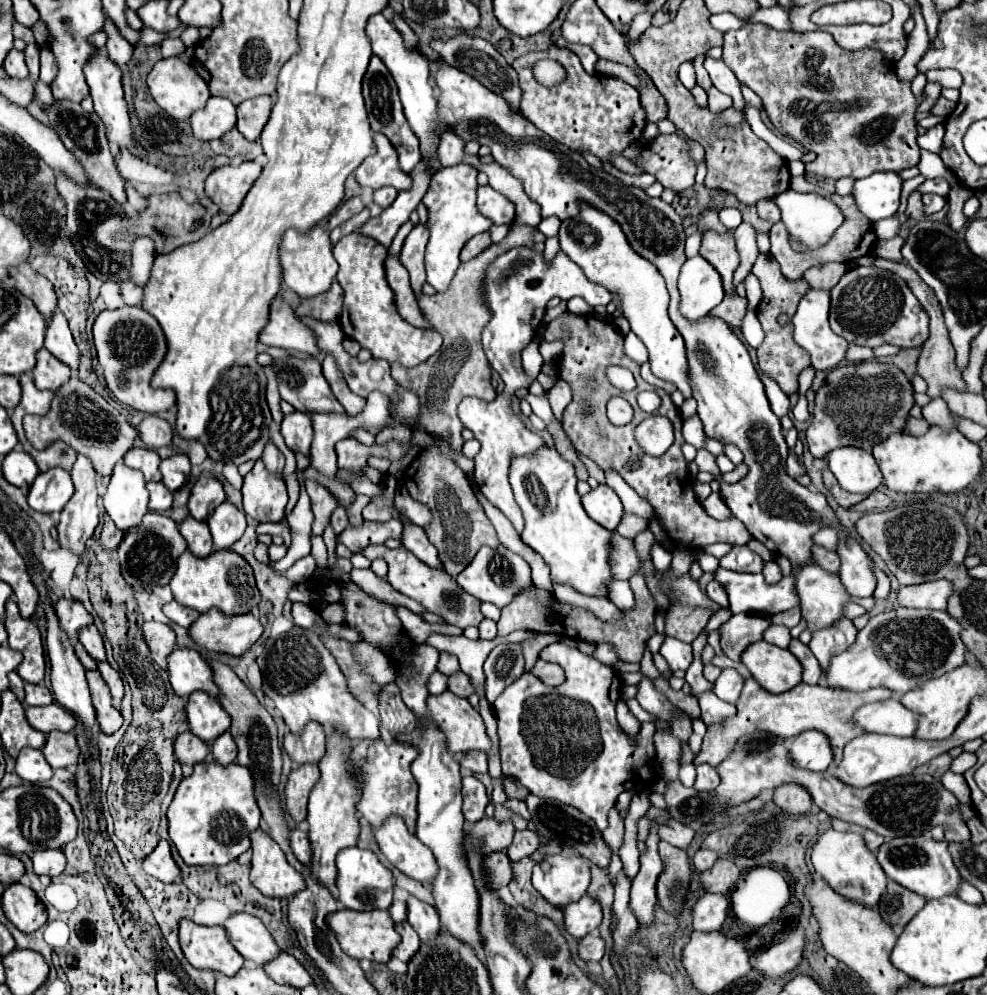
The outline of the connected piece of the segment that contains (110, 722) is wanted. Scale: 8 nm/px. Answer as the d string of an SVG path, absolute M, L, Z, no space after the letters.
M88 670L86 678L88 678L88 686L90 686L92 702L94 702L94 708L96 708L96 718L98 718L100 730L104 734L114 734L122 726L122 716L112 706L108 686L104 686L104 680L100 678L98 670Z

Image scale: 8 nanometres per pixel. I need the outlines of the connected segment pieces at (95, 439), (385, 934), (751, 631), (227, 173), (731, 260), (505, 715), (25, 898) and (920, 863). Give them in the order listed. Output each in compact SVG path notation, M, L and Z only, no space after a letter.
M76 374L54 394L52 408L44 418L24 416L24 432L36 450L44 450L56 440L66 442L76 454L90 458L98 476L110 476L112 466L124 458L138 438L138 430L126 420L126 414L106 402L106 398L94 392L90 386L80 382Z
M338 910L328 916L328 926L334 930L342 950L356 958L356 960L372 960L386 964L392 956L392 950L400 944L400 936L394 930L394 920L390 918L388 910L370 910L370 912L352 912L352 910Z
M734 614L728 622L720 626L720 646L724 654L732 660L740 660L742 650L756 642L762 640L762 632L770 626L768 616L758 616L758 614Z
M242 162L240 166L220 166L206 178L206 194L220 212L234 214L240 210L248 190L262 174L262 164Z
M706 230L702 234L702 246L700 246L700 254L718 270L718 274L722 276L722 284L726 292L734 292L732 286L732 274L738 266L738 250L736 250L736 242L734 242L734 234L728 232L714 232L714 230Z
M564 644L546 646L540 652L540 658L544 662L560 664L566 670L566 682L550 688L544 686L540 678L532 676L532 672L524 672L514 684L504 690L504 694L496 698L494 712L498 720L502 772L504 776L516 778L534 796L552 798L580 810L582 814L592 818L600 830L604 830L608 826L608 810L616 804L618 794L624 791L640 793L643 789L648 789L656 777L656 749L652 744L652 736L656 733L655 723L644 722L638 740L632 742L616 722L616 696L610 694L614 672L610 672L610 666L590 660L588 656L580 654L580 650Z
M22 882L8 886L2 894L6 918L24 934L36 932L46 922L46 908L32 888Z
M924 836L892 838L880 846L878 862L890 880L924 896L926 900L954 894L954 890L960 882L960 874L952 862L950 852L948 852L948 842L944 842L944 840L936 842L936 840L932 840L932 838L928 840Z

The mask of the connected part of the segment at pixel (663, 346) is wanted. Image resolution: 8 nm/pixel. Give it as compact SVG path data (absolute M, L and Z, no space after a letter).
M584 206L576 218L564 220L558 236L560 248L570 256L570 260L580 264L580 268L592 282L608 286L614 294L620 296L622 314L628 318L632 332L644 342L650 352L652 372L662 380L674 382L678 390L686 398L690 398L692 390L688 384L684 340L668 318L668 290L660 272L648 260L638 256L628 244L620 226L608 214L602 214L596 208Z

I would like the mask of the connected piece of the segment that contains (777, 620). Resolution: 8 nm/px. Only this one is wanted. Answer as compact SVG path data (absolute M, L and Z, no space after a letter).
M790 610L790 612L782 612L778 616L772 616L772 624L784 624L788 628L796 626L800 622L800 610Z

